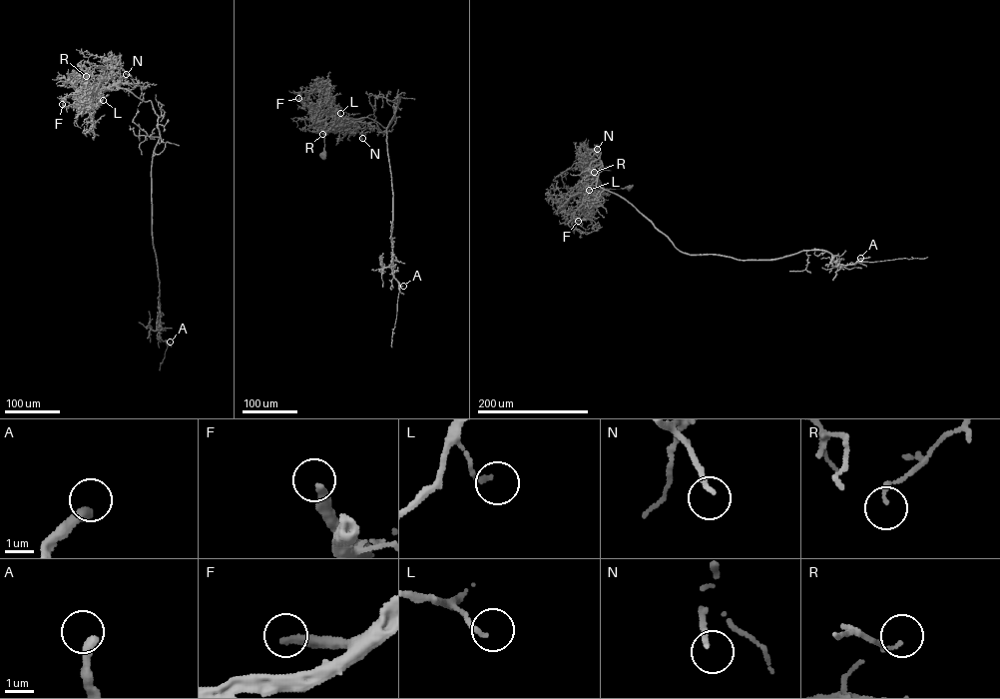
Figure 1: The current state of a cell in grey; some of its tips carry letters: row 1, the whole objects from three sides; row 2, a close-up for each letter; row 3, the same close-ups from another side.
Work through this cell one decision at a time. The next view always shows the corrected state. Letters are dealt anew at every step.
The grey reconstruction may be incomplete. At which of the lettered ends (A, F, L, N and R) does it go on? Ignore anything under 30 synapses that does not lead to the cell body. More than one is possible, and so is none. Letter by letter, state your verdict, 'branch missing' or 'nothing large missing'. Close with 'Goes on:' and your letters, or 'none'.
A: branch missing
F: branch missing
L: nothing large missing
N: nothing large missing
R: nothing large missing
Goes on: A, F

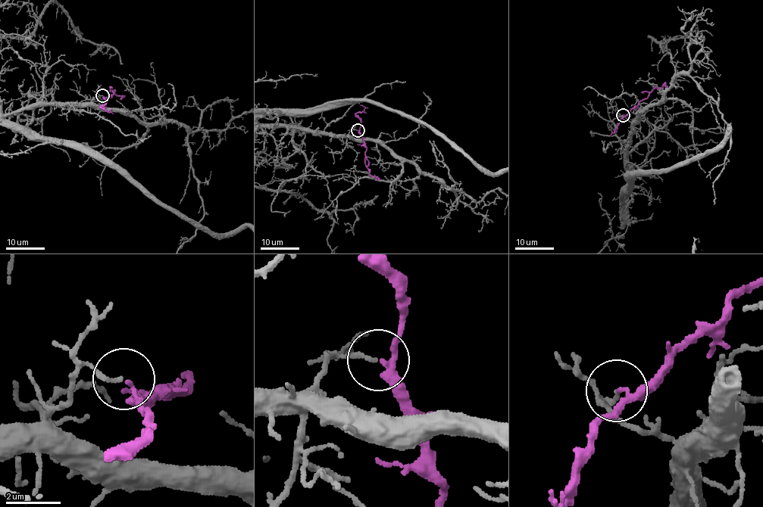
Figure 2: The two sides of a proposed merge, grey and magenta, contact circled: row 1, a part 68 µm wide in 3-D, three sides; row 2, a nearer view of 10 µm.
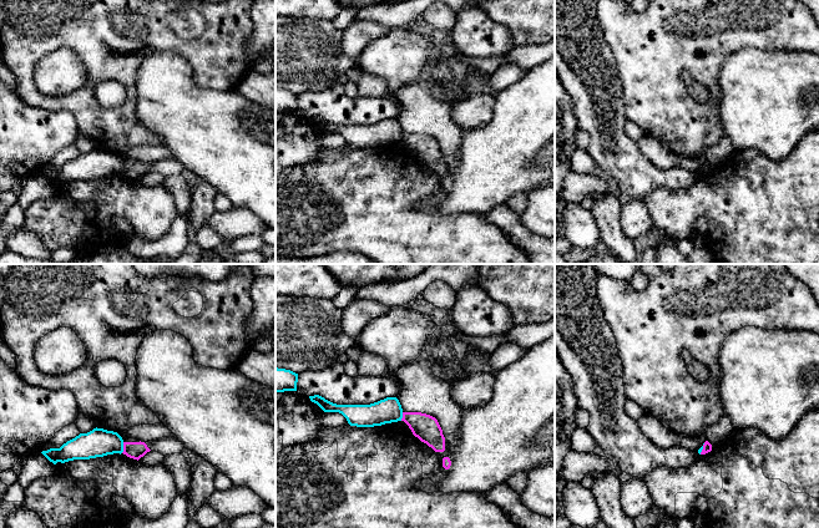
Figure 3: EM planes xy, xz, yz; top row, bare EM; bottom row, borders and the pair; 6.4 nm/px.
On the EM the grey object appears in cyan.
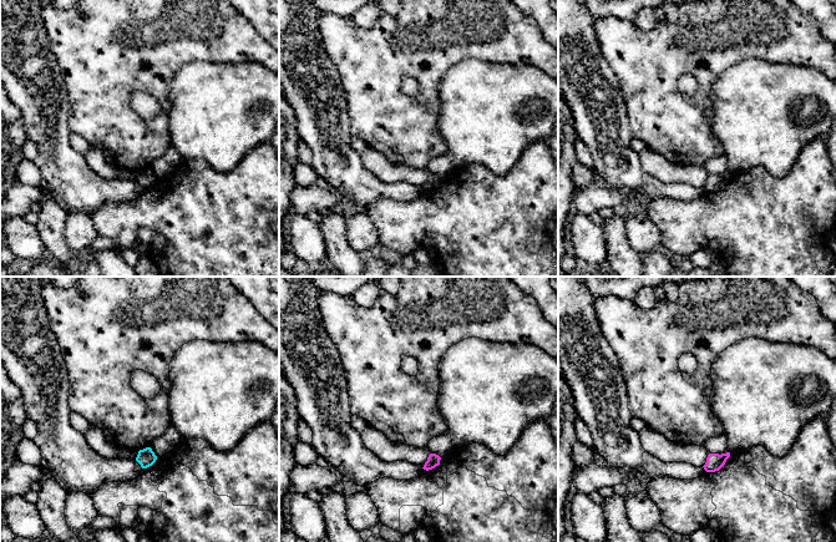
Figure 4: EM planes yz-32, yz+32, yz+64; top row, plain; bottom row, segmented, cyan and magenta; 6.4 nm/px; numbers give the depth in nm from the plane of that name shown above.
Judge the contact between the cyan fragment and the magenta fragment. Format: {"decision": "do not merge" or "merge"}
{"decision": "do not merge"}

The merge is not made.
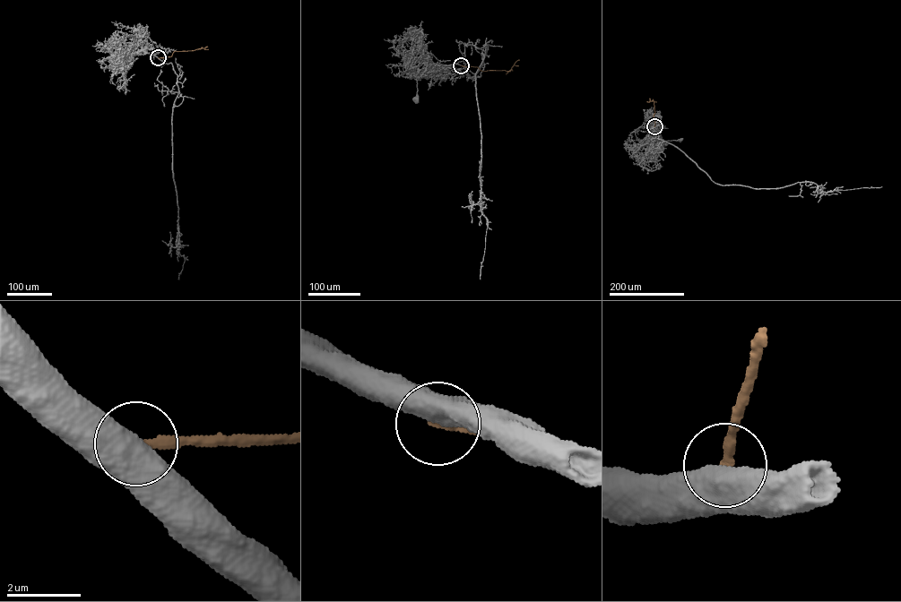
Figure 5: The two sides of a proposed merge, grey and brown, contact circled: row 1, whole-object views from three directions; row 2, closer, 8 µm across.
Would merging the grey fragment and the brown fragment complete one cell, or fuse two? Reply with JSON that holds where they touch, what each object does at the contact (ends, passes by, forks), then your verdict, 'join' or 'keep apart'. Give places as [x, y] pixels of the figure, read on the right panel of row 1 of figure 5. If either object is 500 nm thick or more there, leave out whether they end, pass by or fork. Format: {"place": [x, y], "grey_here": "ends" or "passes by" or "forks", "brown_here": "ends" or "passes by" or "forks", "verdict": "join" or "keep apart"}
{"place": [654, 126], "verdict": "keep apart"}

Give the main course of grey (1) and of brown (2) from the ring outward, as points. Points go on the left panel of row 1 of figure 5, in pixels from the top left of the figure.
1: (158, 57), (142, 51), (129, 56)
2: (158, 57), (171, 56), (175, 51), (208, 49)

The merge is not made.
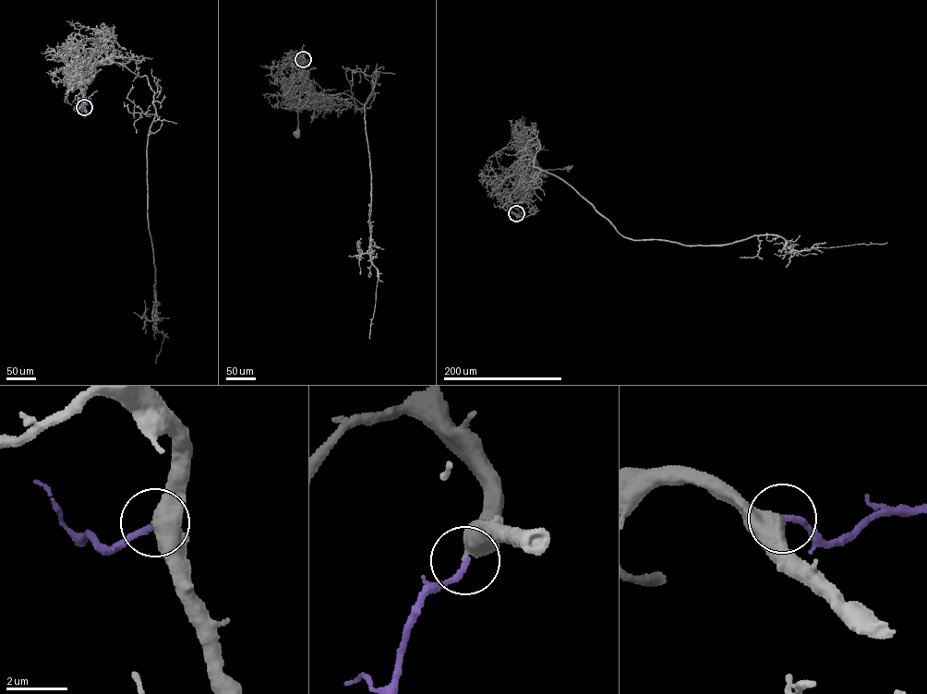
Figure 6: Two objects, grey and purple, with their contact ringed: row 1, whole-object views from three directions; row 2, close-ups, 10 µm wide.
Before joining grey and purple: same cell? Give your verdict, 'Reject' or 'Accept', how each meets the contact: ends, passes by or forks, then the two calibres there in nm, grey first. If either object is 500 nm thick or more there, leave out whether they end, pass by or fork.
Accept. Thickness 550 nm (grey) against 200 nm

